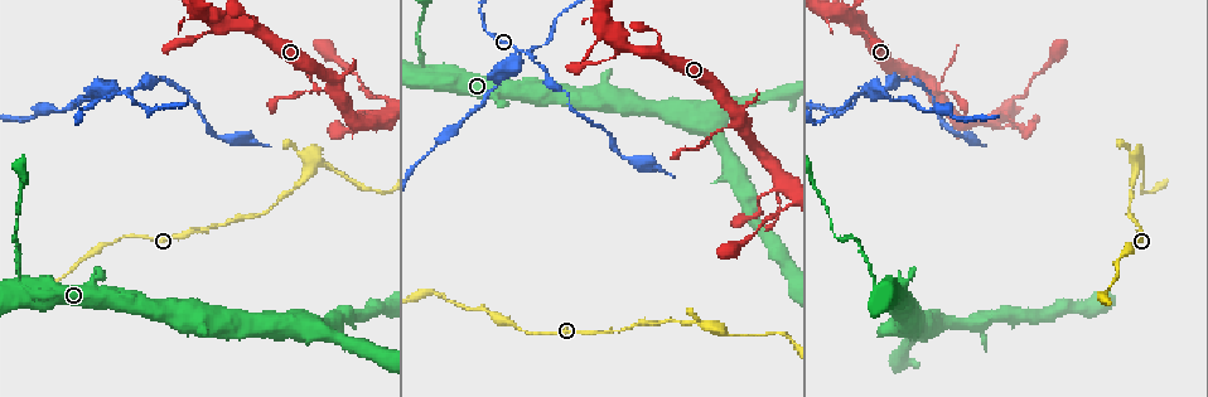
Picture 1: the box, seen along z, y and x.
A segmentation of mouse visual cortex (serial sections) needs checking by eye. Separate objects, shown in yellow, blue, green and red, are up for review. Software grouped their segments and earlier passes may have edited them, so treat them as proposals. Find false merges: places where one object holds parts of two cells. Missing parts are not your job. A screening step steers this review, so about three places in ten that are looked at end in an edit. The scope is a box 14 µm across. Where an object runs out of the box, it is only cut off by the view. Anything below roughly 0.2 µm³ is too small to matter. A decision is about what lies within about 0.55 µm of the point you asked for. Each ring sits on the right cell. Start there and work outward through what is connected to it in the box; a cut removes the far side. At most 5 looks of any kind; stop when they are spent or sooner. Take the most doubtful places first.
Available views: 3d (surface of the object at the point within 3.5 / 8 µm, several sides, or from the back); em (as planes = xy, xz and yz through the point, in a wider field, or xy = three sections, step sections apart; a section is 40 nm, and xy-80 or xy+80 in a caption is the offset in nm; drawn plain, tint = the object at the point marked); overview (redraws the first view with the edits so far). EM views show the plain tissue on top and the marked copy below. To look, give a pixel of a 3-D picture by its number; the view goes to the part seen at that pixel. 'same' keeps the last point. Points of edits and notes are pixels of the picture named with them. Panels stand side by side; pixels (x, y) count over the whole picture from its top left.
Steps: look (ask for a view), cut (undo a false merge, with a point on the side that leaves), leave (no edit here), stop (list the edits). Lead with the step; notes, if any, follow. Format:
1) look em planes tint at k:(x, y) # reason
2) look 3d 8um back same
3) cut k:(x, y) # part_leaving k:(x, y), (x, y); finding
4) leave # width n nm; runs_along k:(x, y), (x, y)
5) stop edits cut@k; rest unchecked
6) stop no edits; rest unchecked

look 3d 3.5um at 1:(729, 336) # thick turns thin

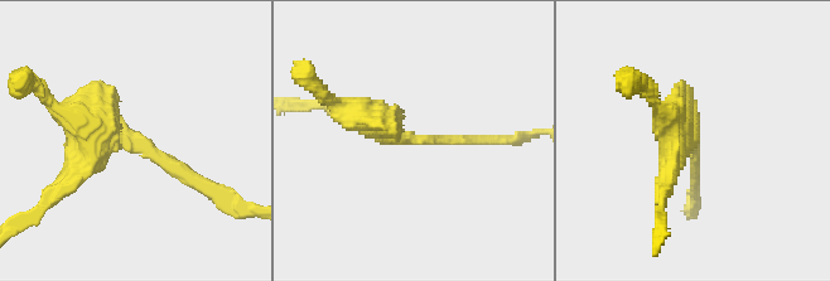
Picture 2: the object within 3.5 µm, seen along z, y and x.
look em xy step 2 tint at 2:(693, 135) # shape alone is not enough

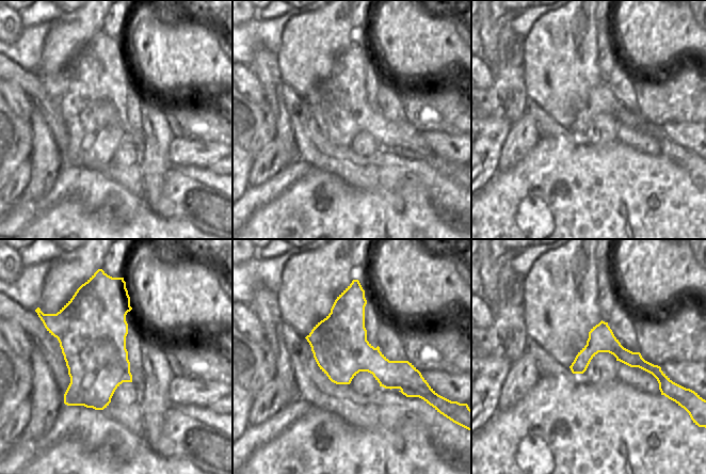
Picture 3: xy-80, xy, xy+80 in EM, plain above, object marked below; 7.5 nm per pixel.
leave # runs_along 2:(352, 111), (414, 140), (479, 140); one cell here

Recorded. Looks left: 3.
look 3d 3.5um at 1:(540, 47) # narrows sharply

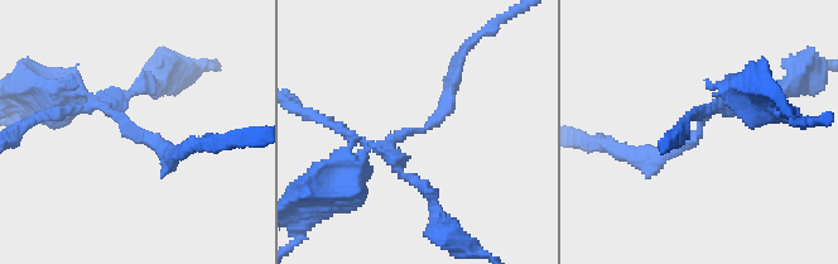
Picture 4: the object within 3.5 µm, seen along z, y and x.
look em xy step 2 tint at 4:(140, 129) # arm_widths 150, 200 nm

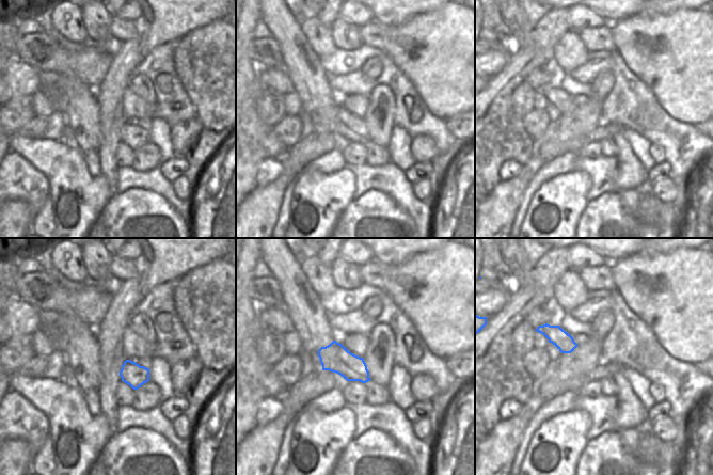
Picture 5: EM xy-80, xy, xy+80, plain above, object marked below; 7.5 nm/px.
cut 4:(336, 166) # part_leaving 4:(370, 148), (359, 171), (312, 216); a second cell is stuck on

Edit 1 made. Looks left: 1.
stop edits cut@4; rest unchecked

